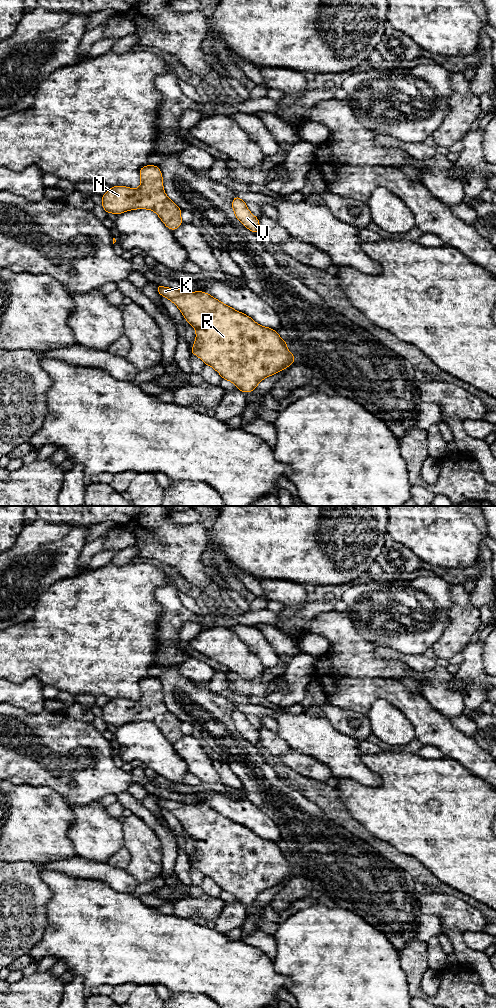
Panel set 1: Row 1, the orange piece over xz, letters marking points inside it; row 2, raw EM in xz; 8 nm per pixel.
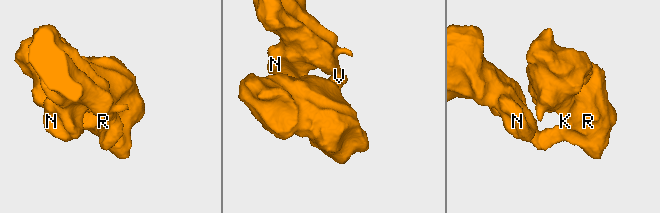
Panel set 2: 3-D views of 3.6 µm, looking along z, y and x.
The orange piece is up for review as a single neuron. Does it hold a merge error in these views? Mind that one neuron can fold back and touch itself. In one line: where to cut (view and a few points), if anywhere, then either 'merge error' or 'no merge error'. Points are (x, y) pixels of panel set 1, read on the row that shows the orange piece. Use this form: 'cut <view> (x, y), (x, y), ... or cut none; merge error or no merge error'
cut none; no merge error

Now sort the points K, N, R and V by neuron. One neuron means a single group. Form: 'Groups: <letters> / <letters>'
Groups: K N R V

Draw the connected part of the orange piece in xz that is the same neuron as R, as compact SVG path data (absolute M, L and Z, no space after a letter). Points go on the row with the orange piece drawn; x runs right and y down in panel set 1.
M156 285L156 289L161 296L171 300L179 308L187 322L196 330L191 354L197 355L205 365L214 368L223 379L233 382L238 390L252 392L261 380L286 369L296 360L287 348L287 341L282 340L277 331L260 326L251 317L225 305L208 293L188 292L160 285Z

